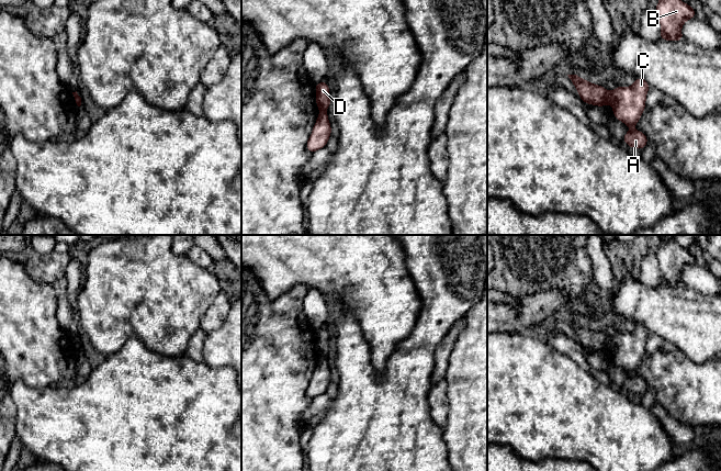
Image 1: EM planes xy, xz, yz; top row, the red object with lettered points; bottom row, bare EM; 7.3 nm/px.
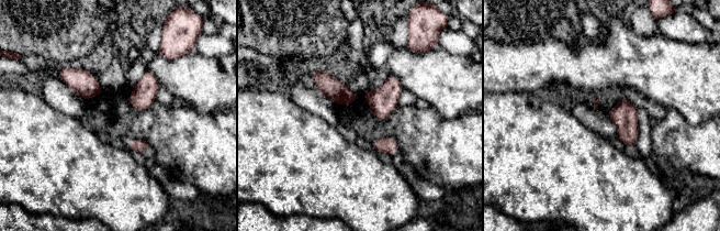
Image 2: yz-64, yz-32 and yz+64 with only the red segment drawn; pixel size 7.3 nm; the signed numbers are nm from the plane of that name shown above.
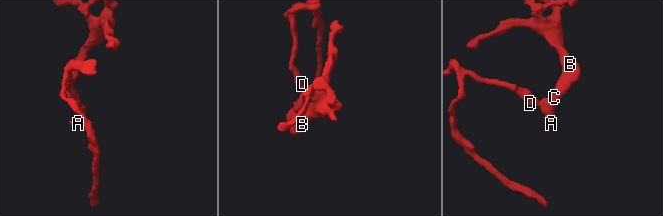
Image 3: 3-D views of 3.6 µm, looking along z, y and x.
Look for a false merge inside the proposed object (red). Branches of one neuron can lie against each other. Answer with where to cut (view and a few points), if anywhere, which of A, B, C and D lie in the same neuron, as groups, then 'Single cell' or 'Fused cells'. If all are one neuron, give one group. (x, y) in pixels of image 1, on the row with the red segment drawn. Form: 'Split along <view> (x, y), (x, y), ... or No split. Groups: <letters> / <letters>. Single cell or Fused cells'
Split along yz (608, 93), (609, 101). Groups: A B C / D. Fused cells

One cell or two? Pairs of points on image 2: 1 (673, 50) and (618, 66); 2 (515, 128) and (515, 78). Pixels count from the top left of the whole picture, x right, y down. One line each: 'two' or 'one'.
1: one
2: two

